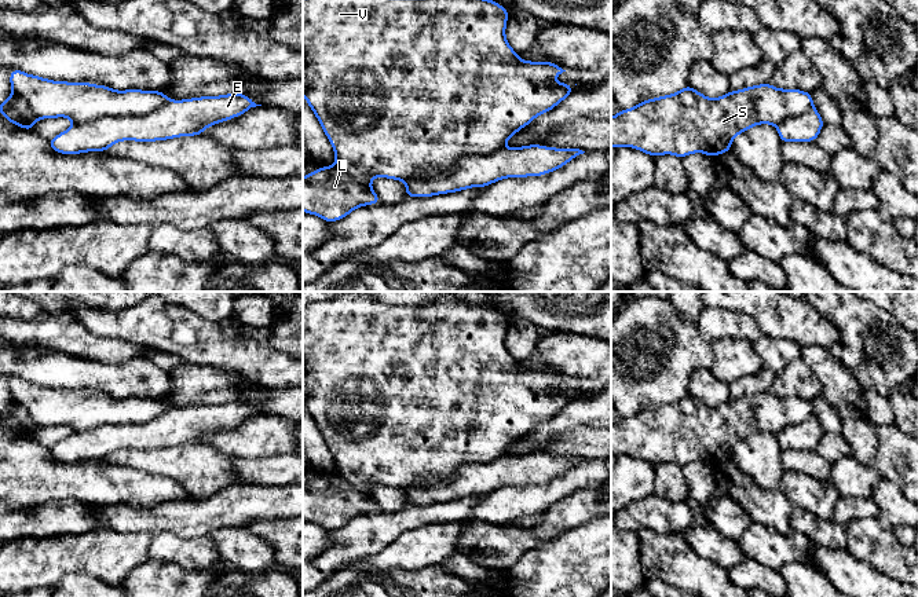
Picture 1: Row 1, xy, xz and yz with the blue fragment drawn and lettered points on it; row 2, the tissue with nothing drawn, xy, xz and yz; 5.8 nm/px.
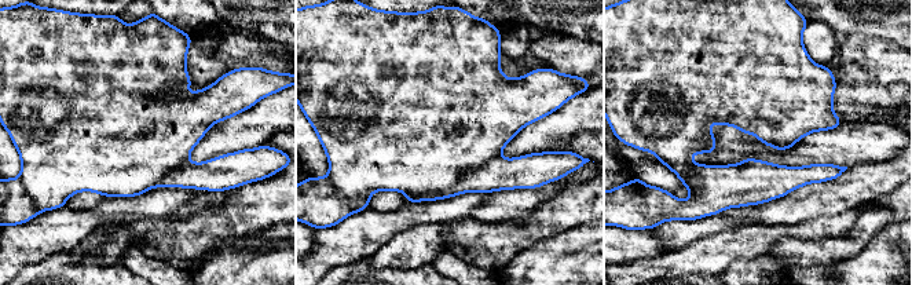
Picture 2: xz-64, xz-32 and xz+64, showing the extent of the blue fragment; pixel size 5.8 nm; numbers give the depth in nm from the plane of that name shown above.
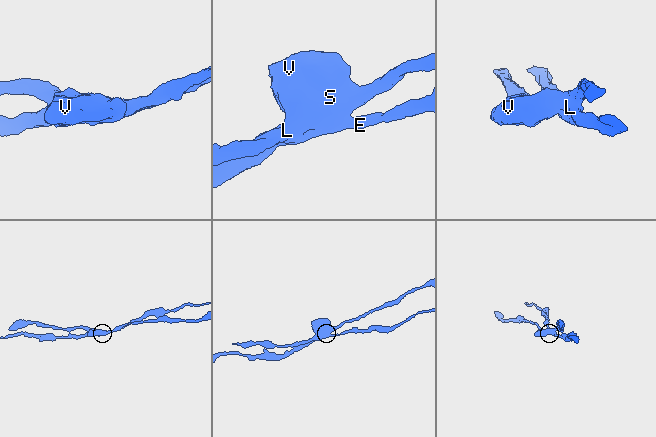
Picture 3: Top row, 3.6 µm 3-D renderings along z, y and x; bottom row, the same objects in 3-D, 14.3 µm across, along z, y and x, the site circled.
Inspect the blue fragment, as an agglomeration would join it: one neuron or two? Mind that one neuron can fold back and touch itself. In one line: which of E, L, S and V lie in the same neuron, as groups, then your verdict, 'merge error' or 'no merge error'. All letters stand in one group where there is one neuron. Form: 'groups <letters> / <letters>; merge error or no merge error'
groups E L / S V; merge error

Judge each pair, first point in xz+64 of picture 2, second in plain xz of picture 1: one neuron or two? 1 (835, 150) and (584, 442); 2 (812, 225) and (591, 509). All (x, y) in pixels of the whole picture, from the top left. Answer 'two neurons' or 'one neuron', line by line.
1: one neuron
2: two neurons

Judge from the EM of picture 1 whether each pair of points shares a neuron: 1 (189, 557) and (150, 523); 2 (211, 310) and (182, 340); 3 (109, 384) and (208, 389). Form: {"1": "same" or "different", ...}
{"1": "different", "2": "different", "3": "different"}

